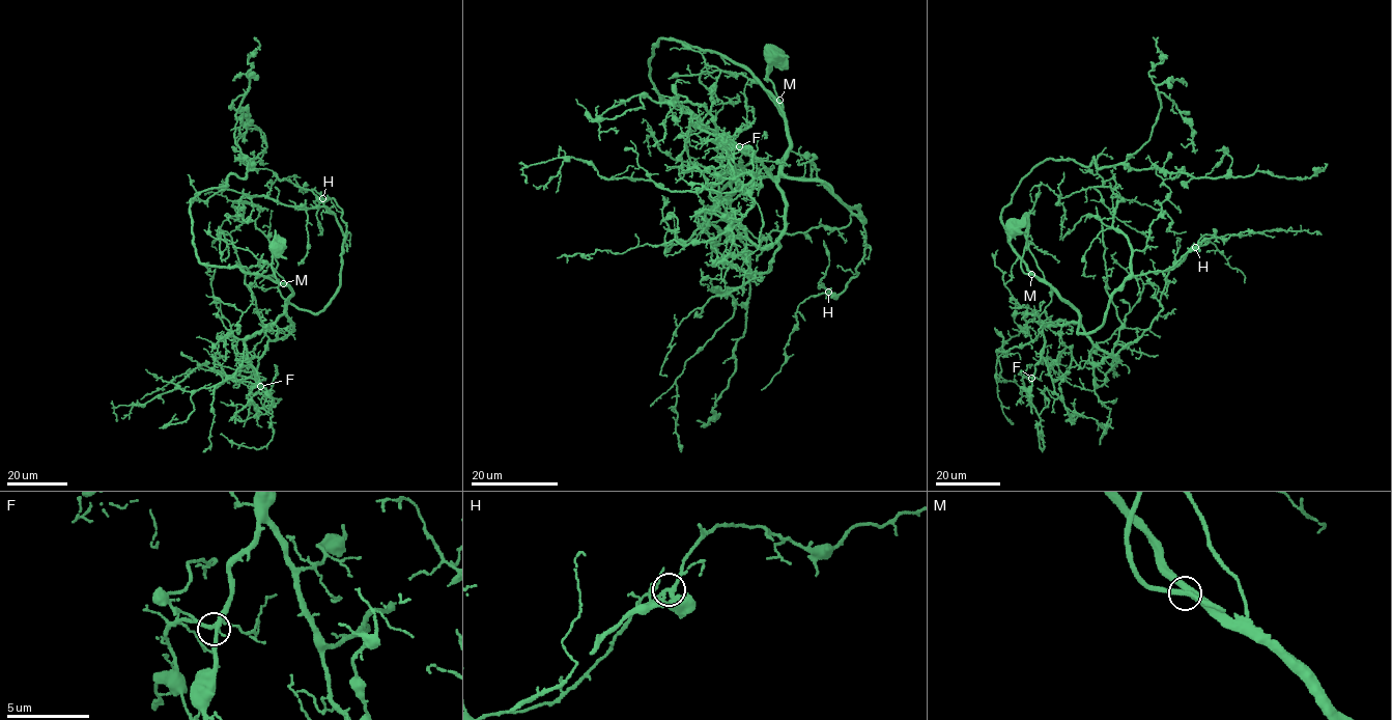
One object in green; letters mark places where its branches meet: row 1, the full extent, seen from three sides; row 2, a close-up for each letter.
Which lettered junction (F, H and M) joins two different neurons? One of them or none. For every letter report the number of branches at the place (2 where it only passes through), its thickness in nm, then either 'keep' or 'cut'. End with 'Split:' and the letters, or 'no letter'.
F: 4 branches meet; 280 nm thick; keep
H: 4 branches meet; 240 nm thick; keep
M: 4 branches meet; 280 nm thick; keep
Split: no letter

